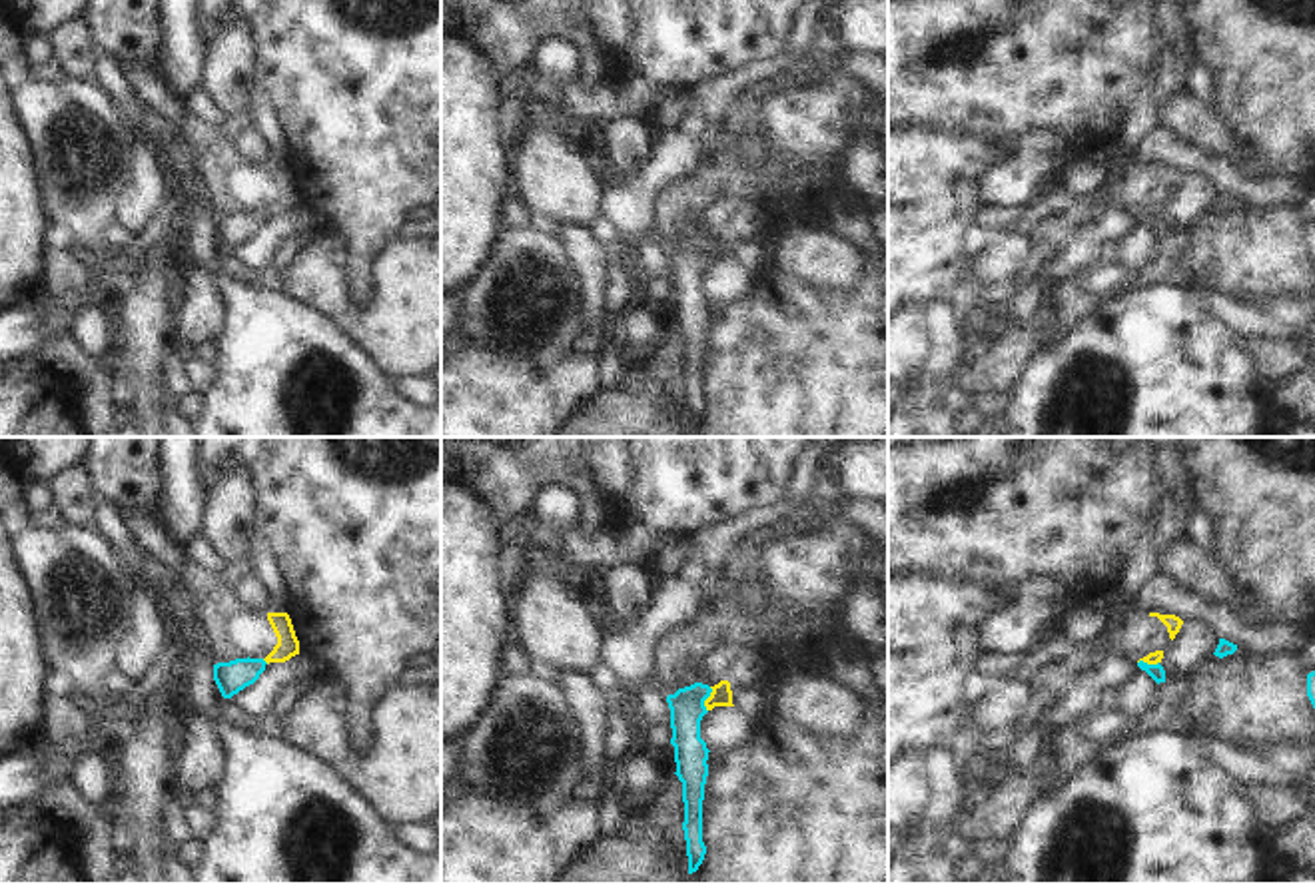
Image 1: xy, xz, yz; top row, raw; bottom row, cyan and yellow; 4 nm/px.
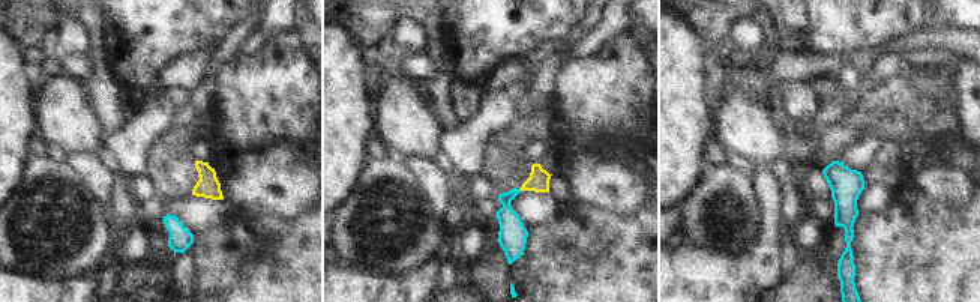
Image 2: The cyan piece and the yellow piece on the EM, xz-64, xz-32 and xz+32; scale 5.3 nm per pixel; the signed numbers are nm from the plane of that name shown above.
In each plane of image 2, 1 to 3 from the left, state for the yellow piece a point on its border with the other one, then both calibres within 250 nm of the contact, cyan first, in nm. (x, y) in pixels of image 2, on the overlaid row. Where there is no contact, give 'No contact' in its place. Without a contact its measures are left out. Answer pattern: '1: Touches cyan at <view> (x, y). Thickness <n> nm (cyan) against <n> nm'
1: No contact
2: No contact
3: No contact

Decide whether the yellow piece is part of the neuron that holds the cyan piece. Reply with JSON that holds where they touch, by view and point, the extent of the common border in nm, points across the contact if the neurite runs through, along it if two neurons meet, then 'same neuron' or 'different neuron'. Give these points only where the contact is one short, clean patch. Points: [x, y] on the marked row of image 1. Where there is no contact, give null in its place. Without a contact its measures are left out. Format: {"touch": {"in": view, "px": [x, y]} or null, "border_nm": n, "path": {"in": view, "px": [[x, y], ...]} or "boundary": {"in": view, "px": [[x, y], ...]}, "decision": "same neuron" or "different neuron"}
{"touch": {"in": "xz", "px": [705, 699]}, "border_nm": 110, "boundary": {"in": "xz", "px": [[711, 687], [705, 699], [707, 711]]}, "decision": "different neuron"}

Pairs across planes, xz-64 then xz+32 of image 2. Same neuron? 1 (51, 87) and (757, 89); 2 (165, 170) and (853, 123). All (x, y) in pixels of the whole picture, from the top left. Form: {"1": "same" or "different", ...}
{"1": "different", "2": "same"}

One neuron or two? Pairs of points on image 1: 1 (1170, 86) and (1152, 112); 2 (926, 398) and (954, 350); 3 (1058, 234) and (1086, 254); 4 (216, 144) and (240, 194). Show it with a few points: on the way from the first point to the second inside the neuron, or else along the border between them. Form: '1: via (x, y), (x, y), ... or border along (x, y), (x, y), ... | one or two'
1: via (1164, 92), (1154, 106) | one
2: via (930, 386), (942, 362) | one
3: border along (1102, 206), (1102, 214), (1040, 276) | two
4: via (216, 158), (216, 180), (226, 190) | one

